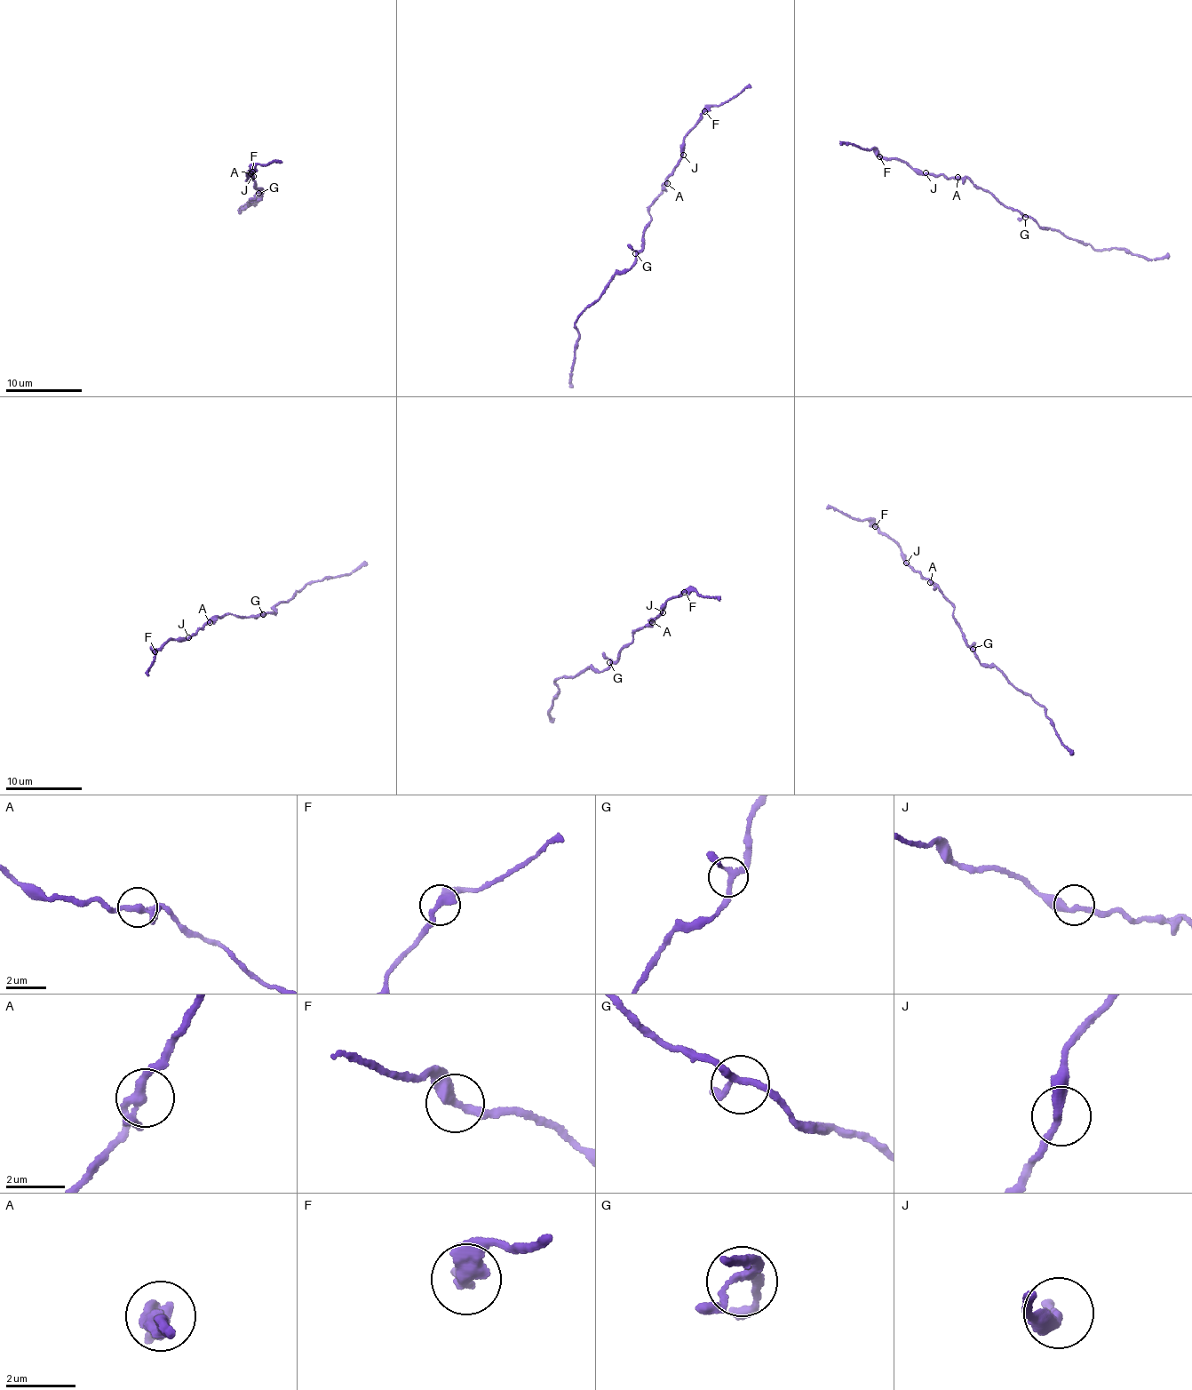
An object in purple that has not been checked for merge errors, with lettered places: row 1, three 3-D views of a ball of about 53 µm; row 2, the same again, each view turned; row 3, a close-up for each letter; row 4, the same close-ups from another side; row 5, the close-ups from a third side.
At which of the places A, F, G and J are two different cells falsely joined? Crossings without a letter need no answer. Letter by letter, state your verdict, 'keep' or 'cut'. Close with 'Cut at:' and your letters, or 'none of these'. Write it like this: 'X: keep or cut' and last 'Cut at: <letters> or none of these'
A: keep
F: keep
G: keep
J: keep
Cut at: none of these

